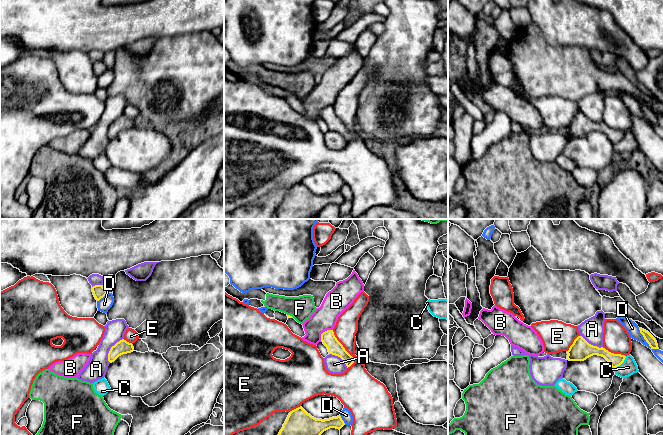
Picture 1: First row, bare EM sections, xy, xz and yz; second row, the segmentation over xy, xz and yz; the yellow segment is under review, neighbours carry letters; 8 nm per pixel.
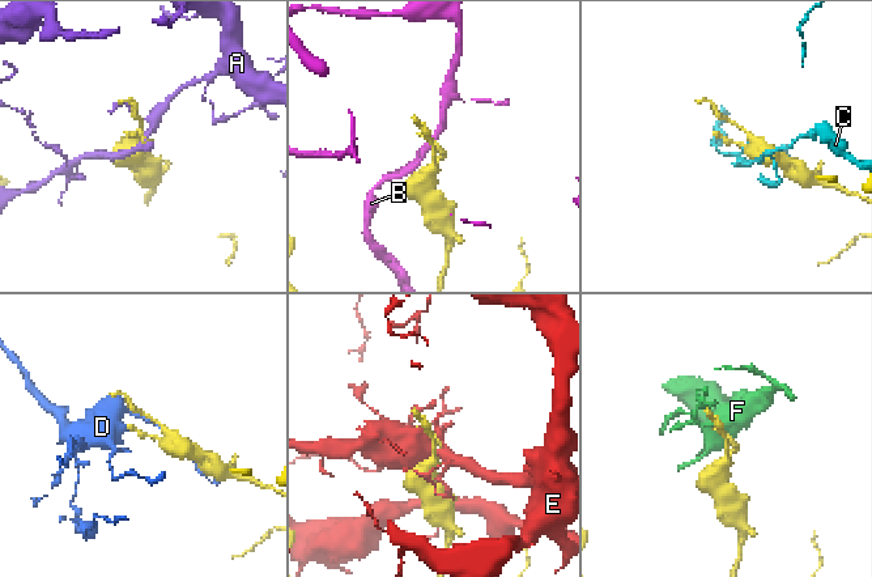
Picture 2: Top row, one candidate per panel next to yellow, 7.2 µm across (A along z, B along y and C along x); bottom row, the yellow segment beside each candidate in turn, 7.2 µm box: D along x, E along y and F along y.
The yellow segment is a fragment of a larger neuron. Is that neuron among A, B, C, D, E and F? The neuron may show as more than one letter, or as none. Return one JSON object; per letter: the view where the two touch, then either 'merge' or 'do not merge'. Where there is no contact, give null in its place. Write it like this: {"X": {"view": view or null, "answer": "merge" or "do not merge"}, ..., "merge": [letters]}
{"A": {"view": "xy", "answer": "do not merge"}, "B": {"view": "xz", "answer": "do not merge"}, "C": {"view": "yz", "answer": "do not merge"}, "D": {"view": "yz", "answer": "do not merge"}, "E": {"view": "xz", "answer": "merge"}, "F": {"view": "xz", "answer": "do not merge"}, "merge": ["E"]}

